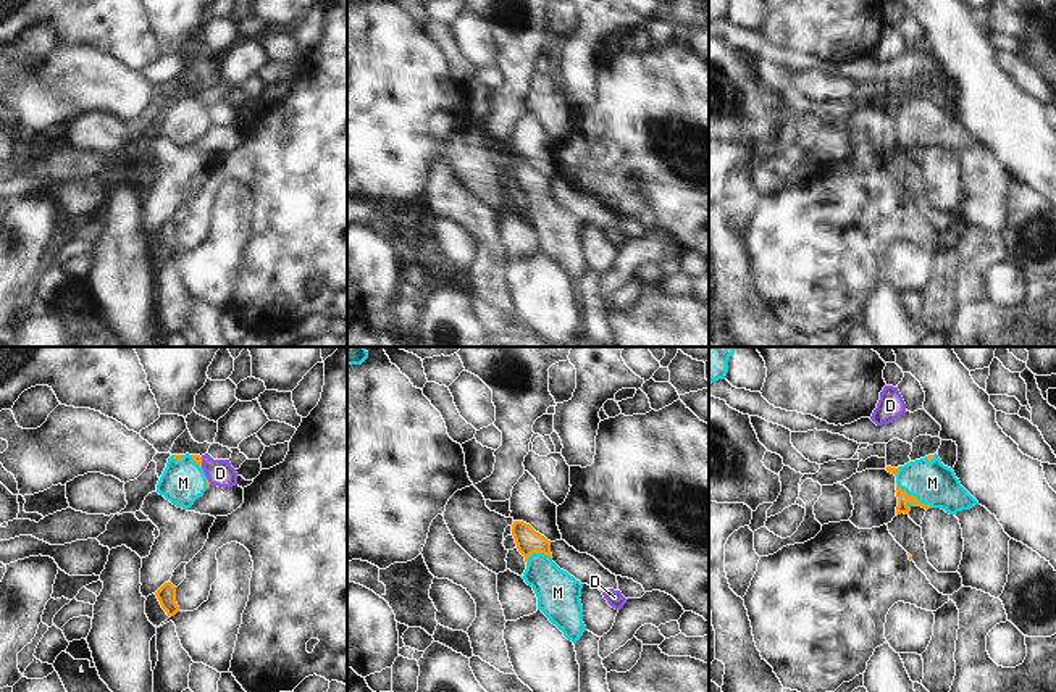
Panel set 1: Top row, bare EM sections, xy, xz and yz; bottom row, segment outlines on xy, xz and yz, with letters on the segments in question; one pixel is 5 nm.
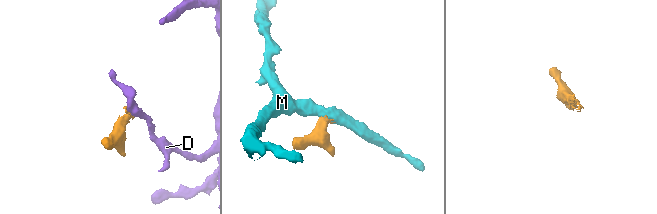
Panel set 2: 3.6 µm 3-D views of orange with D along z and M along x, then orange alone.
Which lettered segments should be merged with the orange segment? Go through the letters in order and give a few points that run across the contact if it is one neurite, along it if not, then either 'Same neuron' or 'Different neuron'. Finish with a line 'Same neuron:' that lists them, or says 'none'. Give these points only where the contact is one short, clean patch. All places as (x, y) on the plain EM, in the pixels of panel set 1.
D: Line: xy (201, 95), (202, 105). Different neuron
M: Line: yz (903, 137), (913, 134), (926, 121), (932, 121). Same neuron
Same neuron: M

